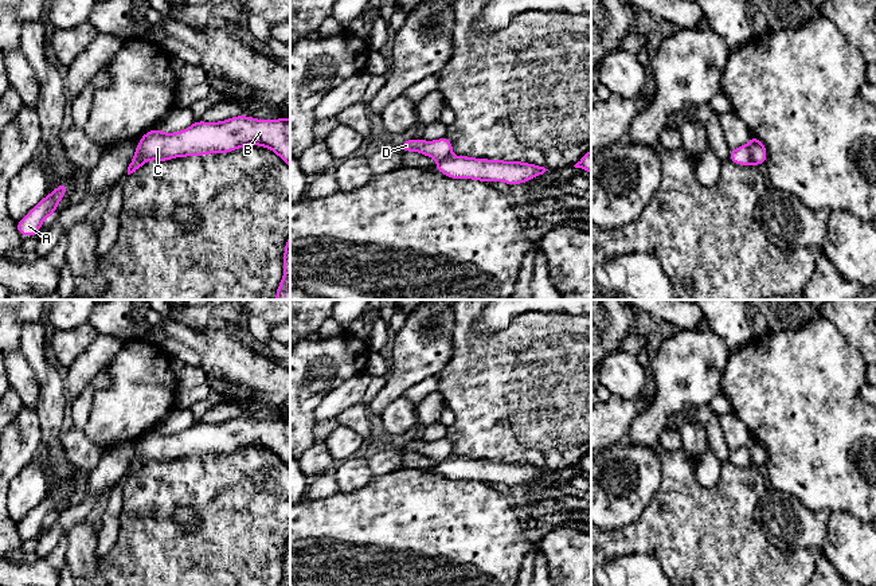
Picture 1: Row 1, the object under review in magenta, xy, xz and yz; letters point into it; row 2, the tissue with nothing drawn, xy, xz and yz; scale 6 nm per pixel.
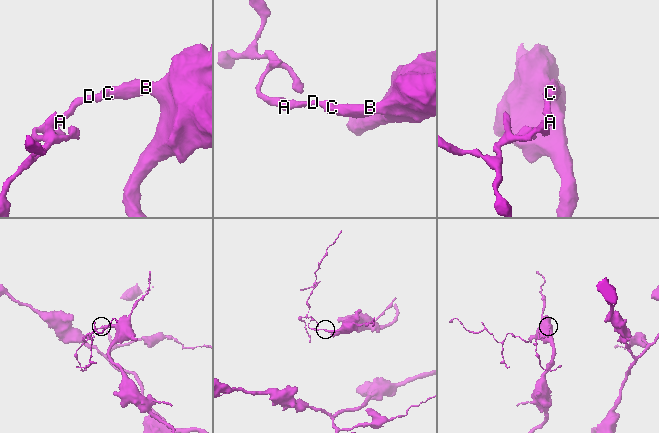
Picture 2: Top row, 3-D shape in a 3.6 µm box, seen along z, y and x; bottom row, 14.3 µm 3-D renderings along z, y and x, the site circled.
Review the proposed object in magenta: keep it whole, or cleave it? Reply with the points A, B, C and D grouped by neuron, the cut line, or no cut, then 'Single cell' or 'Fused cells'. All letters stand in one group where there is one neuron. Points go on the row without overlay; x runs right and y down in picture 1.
Groups: A D / B C. Split along yz (746, 446), (754, 464). Fused cells

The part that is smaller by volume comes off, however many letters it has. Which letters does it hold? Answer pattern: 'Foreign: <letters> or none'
Foreign: A, D

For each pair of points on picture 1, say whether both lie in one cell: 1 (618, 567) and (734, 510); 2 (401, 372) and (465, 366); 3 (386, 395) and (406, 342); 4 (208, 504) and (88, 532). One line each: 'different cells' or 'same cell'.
1: different cells
2: different cells
3: same cell
4: different cells

